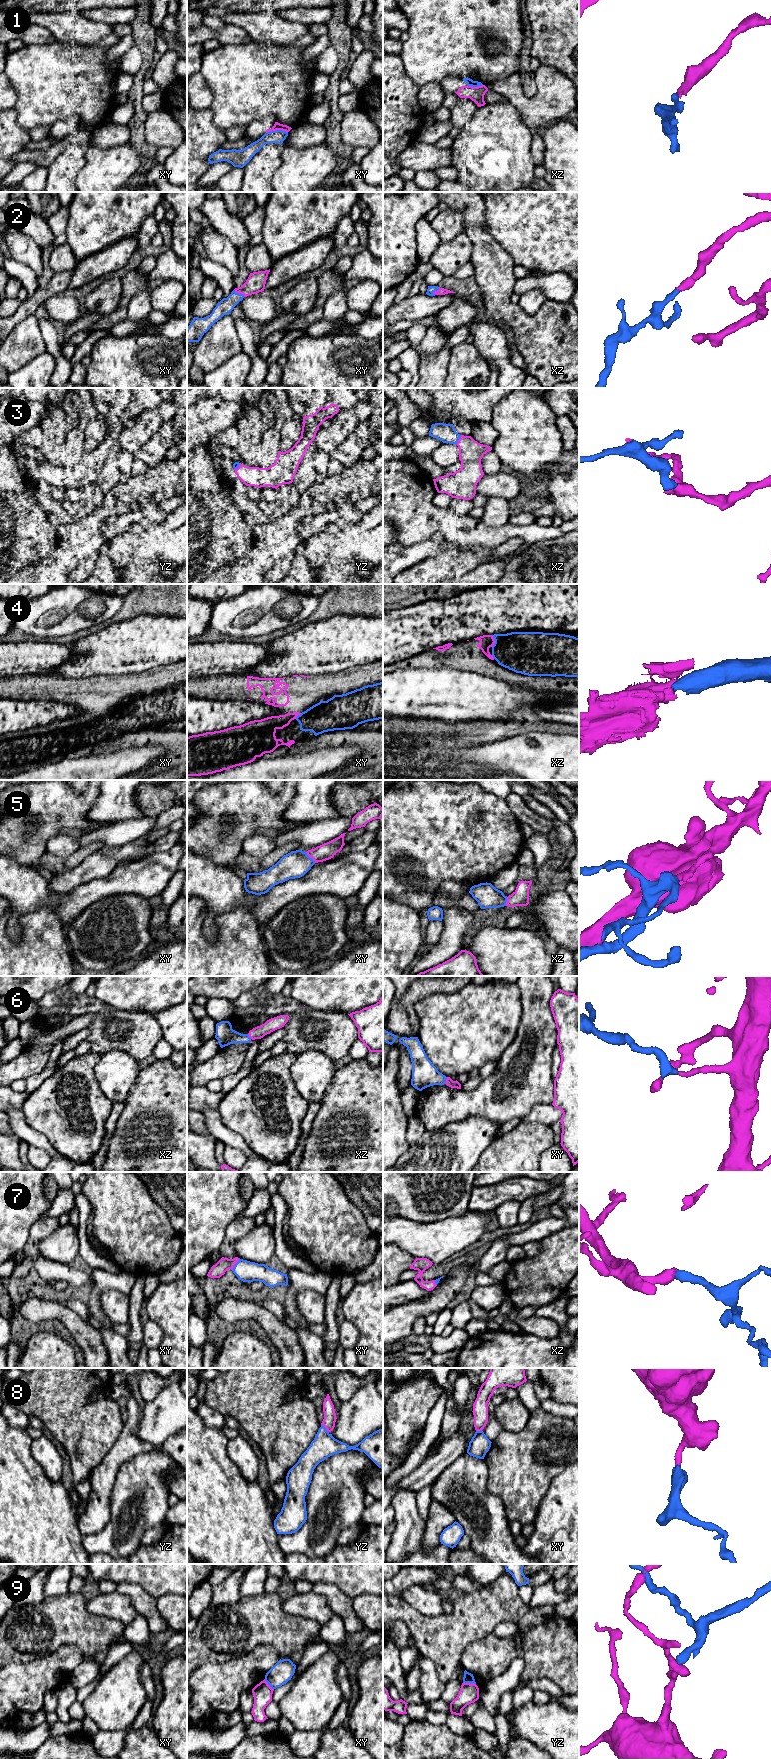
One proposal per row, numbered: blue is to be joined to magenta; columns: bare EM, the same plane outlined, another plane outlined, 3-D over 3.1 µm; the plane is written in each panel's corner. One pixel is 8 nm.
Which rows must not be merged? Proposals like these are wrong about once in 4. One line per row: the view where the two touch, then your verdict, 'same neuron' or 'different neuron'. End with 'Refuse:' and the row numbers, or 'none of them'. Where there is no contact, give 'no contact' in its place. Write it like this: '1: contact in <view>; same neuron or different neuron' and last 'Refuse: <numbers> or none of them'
1: contact in xy; different neuron
2: contact in xy; same neuron
3: contact in xz; same neuron
4: contact in xz; same neuron
5: contact in xy; same neuron
6: contact in xy; same neuron
7: contact in xy; same neuron
8: contact in yz; same neuron
9: contact in yz; different neuron
Refuse: 1, 9

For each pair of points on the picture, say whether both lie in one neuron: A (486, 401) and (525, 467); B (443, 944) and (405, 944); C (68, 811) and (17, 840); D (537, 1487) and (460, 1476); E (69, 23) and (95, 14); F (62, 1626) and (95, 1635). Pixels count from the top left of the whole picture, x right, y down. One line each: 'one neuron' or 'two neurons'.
A: two neurons
B: two neurons
C: one neuron
D: two neurons
E: two neurons
F: one neuron

